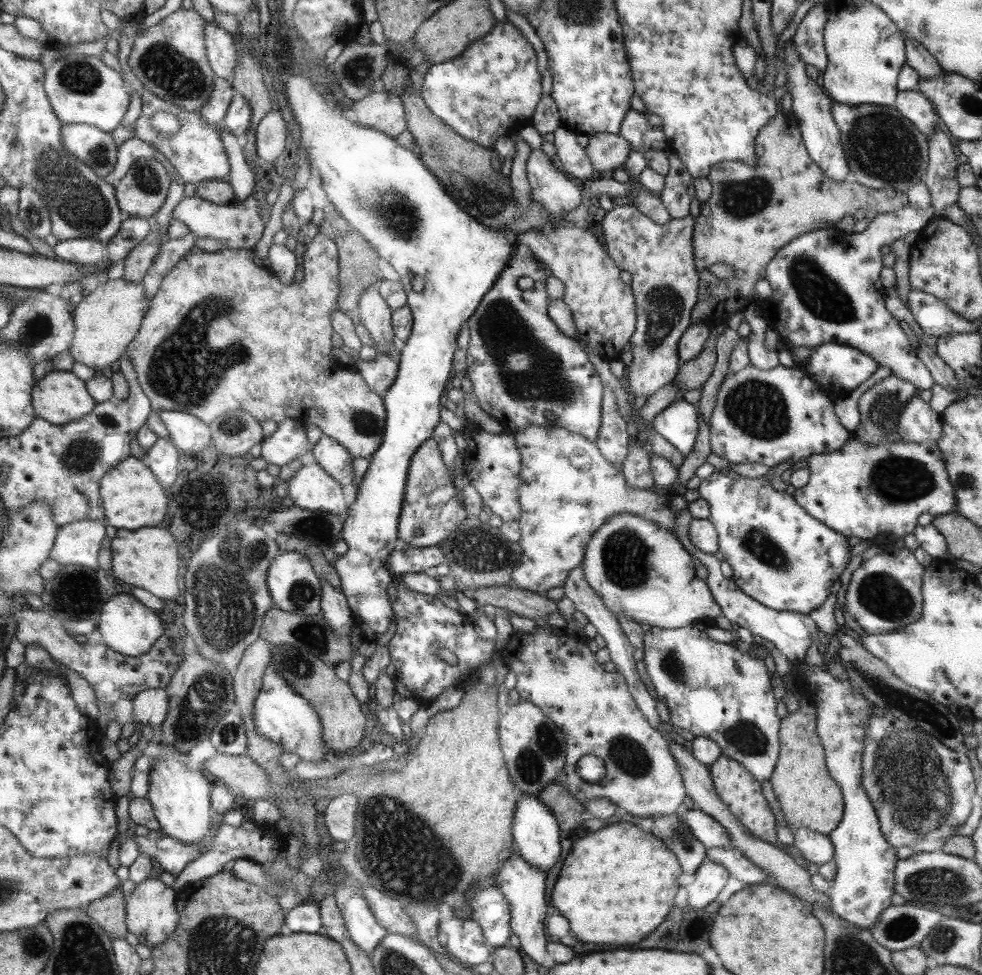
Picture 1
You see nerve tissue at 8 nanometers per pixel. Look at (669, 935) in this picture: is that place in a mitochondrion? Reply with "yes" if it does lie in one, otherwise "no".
no

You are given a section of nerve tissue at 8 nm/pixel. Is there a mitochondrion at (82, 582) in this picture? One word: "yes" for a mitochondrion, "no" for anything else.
no

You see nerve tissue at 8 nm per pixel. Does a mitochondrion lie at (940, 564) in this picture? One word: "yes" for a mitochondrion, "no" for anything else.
no

